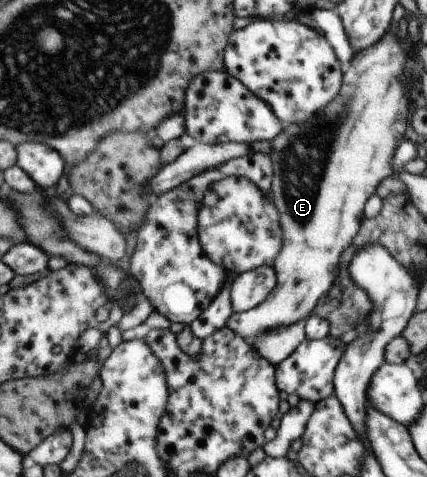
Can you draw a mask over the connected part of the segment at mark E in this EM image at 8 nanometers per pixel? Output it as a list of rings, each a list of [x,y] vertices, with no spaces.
[[[395,31],[384,32],[383,36],[367,48],[364,48],[359,53],[355,53],[351,60],[346,65],[346,71],[344,72],[344,84],[337,93],[335,100],[329,102],[324,106],[319,113],[315,113],[312,117],[309,117],[307,121],[300,123],[293,123],[287,125],[284,131],[281,131],[276,137],[273,137],[270,142],[272,146],[270,159],[272,162],[272,179],[270,182],[270,196],[269,200],[276,206],[277,212],[280,214],[280,230],[283,232],[283,244],[281,250],[277,253],[275,262],[272,264],[272,269],[276,273],[276,286],[272,292],[268,294],[263,302],[259,305],[249,309],[243,313],[232,313],[232,316],[228,318],[226,327],[232,330],[238,337],[244,338],[245,341],[253,340],[255,337],[259,337],[261,333],[264,333],[269,329],[276,329],[279,325],[291,325],[295,321],[305,320],[309,317],[311,308],[315,308],[317,302],[321,301],[328,294],[328,290],[335,284],[335,280],[338,273],[339,257],[341,252],[351,244],[351,240],[354,240],[356,234],[359,232],[359,220],[363,216],[363,204],[365,200],[375,192],[377,184],[394,174],[392,167],[392,156],[394,150],[399,144],[399,140],[403,138],[403,132],[405,132],[405,120],[407,120],[407,90],[405,85],[409,85],[407,82],[407,76],[405,76],[405,82],[399,78],[405,68],[405,62],[407,62],[408,46],[405,46],[405,41],[401,37],[395,35]]]

